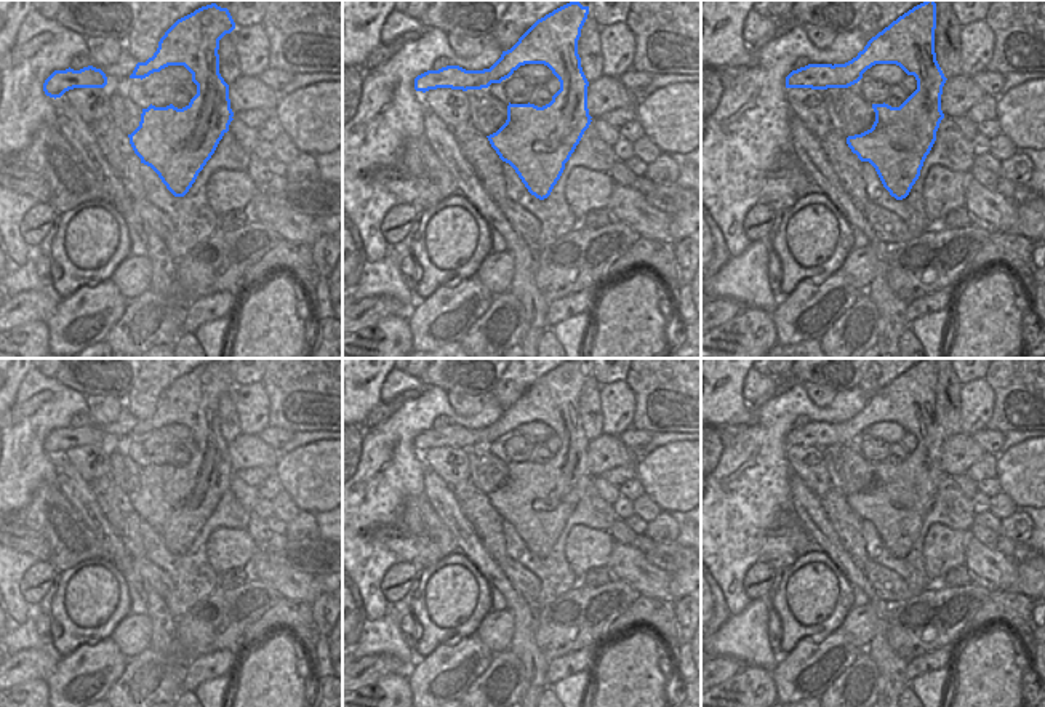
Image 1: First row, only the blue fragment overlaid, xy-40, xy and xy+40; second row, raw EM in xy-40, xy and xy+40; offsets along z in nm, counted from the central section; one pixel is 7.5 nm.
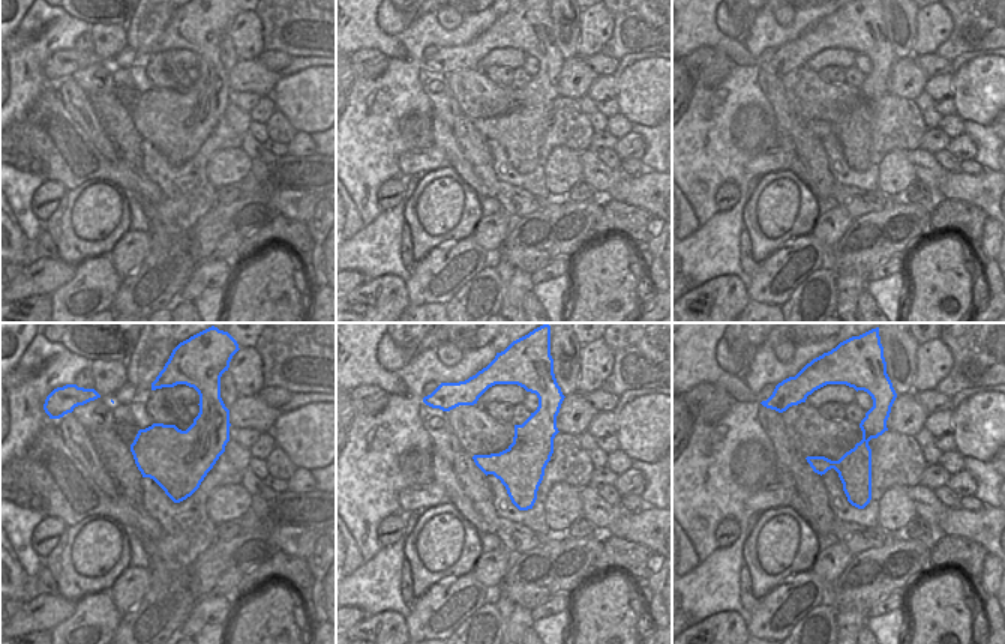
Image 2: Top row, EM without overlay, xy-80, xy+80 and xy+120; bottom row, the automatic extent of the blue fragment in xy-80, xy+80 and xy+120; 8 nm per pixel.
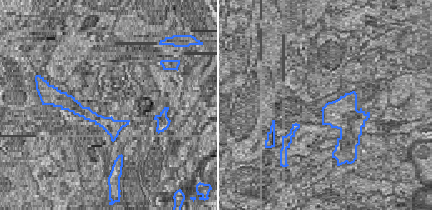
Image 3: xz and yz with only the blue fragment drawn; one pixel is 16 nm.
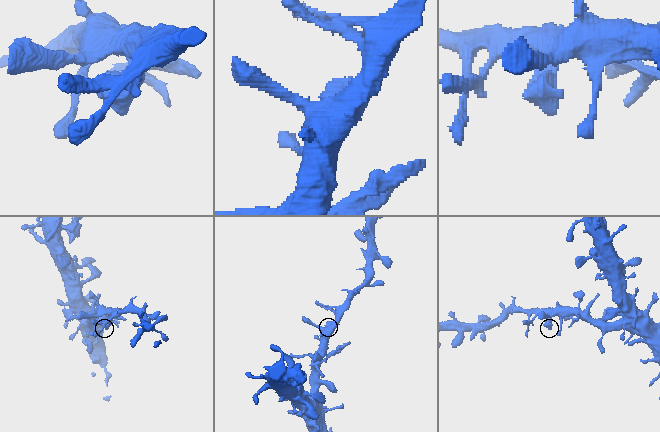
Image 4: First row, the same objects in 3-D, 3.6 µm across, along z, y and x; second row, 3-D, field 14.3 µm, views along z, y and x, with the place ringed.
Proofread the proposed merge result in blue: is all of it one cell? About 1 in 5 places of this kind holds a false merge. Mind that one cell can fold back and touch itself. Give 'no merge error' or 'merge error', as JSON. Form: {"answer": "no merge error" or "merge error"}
{"answer": "no merge error"}

